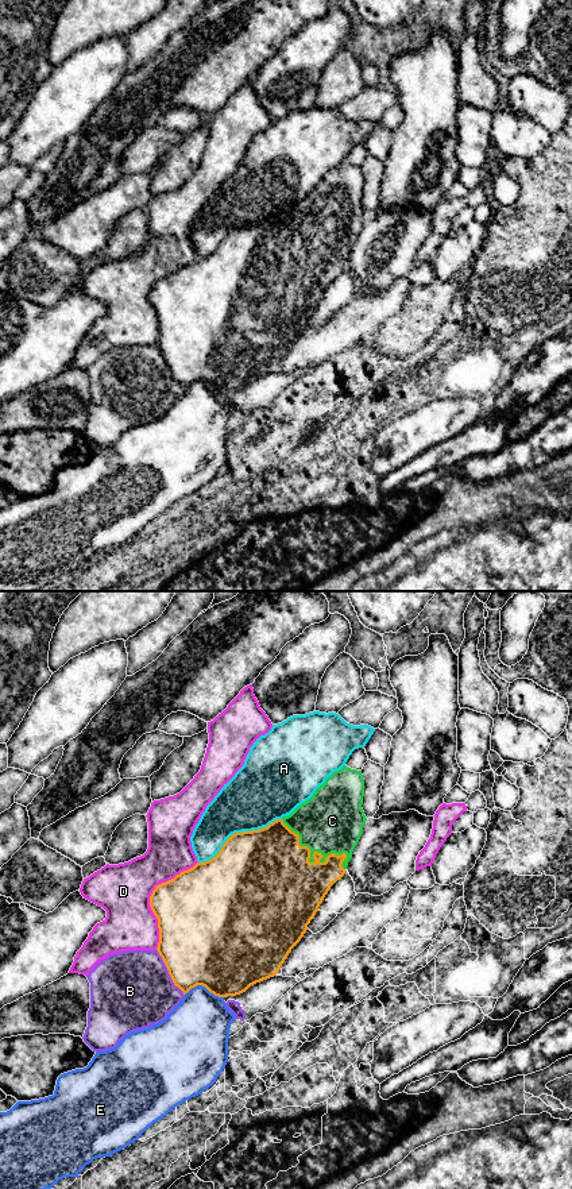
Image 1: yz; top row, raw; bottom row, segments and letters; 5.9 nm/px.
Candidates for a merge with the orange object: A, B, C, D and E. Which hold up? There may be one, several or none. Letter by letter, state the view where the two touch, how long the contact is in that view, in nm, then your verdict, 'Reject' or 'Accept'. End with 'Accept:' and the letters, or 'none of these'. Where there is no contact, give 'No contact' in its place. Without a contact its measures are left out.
A: Touches orange in yz. Shared border 550 nm. Reject
B: Touches orange in yz. Shared border 320 nm. Reject
C: Touches orange in yz. Shared border 480 nm. Accept
D: Touches orange in yz. Shared border 600 nm. Reject
E: Touches orange in yz. Shared border 240 nm. Reject
Accept: C

